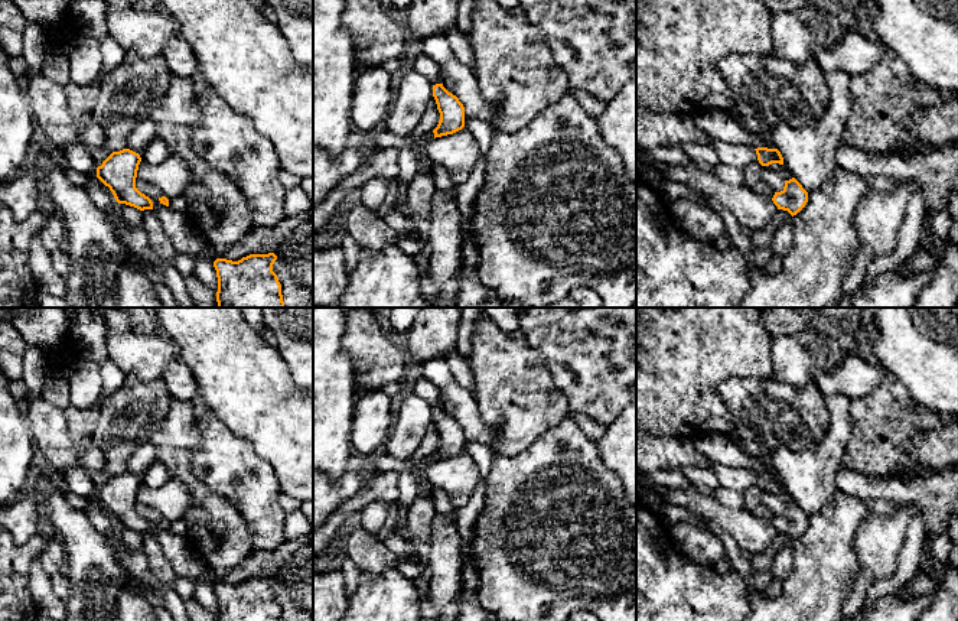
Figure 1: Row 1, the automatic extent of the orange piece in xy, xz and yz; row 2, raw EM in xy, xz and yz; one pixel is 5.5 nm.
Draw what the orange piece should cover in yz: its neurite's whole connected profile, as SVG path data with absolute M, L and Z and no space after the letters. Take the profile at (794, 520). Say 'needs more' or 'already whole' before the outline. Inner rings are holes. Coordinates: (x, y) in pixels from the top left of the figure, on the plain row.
already whole; M795 503L785 504L781 516L775 516L772 521L778 533L788 534L792 540L796 539L808 526L808 516Z

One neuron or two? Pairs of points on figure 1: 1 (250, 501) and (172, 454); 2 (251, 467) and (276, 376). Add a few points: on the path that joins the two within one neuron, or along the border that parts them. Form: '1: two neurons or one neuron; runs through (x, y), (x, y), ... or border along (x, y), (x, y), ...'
1: two neurons; border along (194, 455), (192, 471), (212, 491)
2: two neurons; border along (230, 431), (250, 444), (271, 467), (276, 480)

